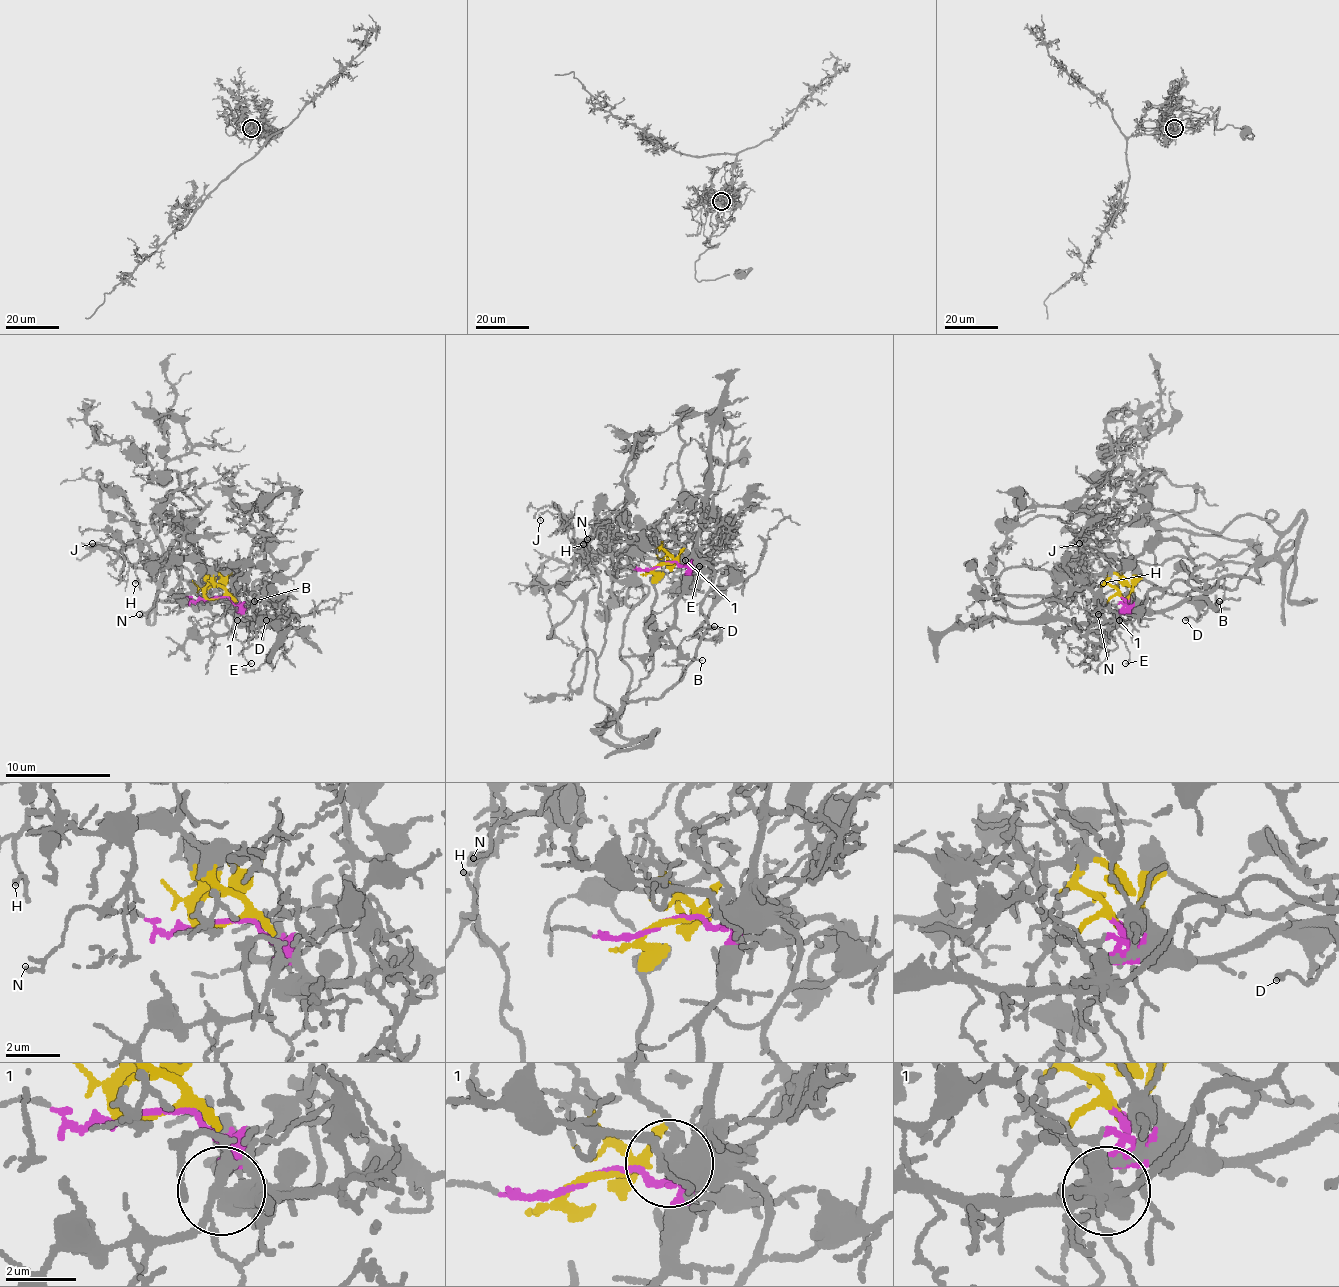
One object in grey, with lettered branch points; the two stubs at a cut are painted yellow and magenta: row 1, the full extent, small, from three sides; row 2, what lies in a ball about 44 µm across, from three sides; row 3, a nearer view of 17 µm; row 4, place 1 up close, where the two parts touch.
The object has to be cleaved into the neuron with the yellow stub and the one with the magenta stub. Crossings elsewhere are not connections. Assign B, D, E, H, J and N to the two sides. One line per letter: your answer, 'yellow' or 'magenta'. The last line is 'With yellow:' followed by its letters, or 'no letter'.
B: magenta
D: magenta
E: magenta
H: yellow
J: yellow
N: yellow
With yellow: H, J, N

